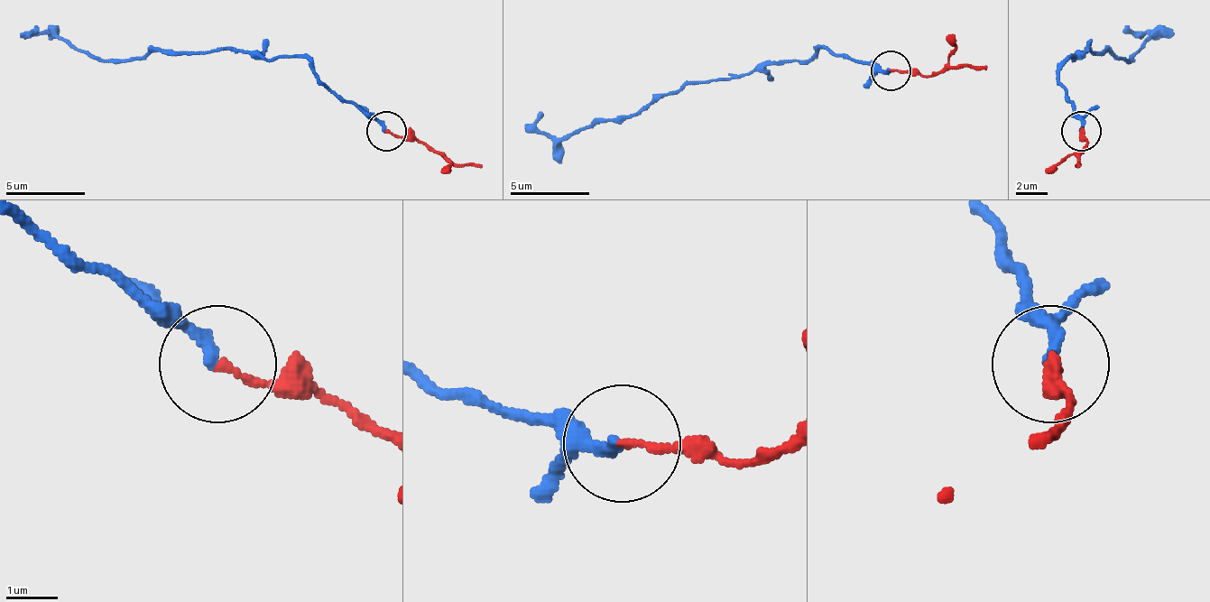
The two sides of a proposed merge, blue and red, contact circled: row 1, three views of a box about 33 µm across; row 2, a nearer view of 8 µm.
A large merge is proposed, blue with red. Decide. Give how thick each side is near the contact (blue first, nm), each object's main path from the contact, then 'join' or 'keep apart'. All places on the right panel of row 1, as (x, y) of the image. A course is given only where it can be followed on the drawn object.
240/140 nm | blue via (1082, 130), (1058, 78), (1070, 58), (1086, 50), (1130, 58), (1149, 38), (1138, 31), (1122, 31) | red via (1082, 130), (1086, 145), (1078, 165), (1082, 165) | join

